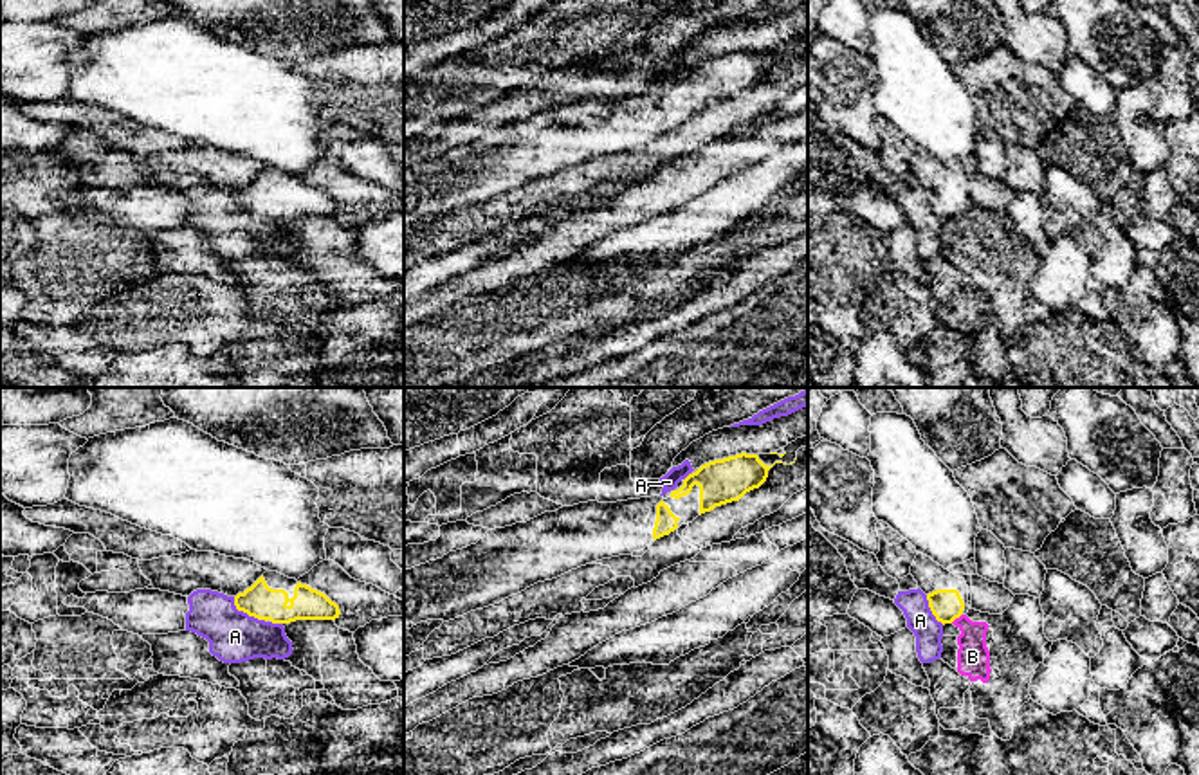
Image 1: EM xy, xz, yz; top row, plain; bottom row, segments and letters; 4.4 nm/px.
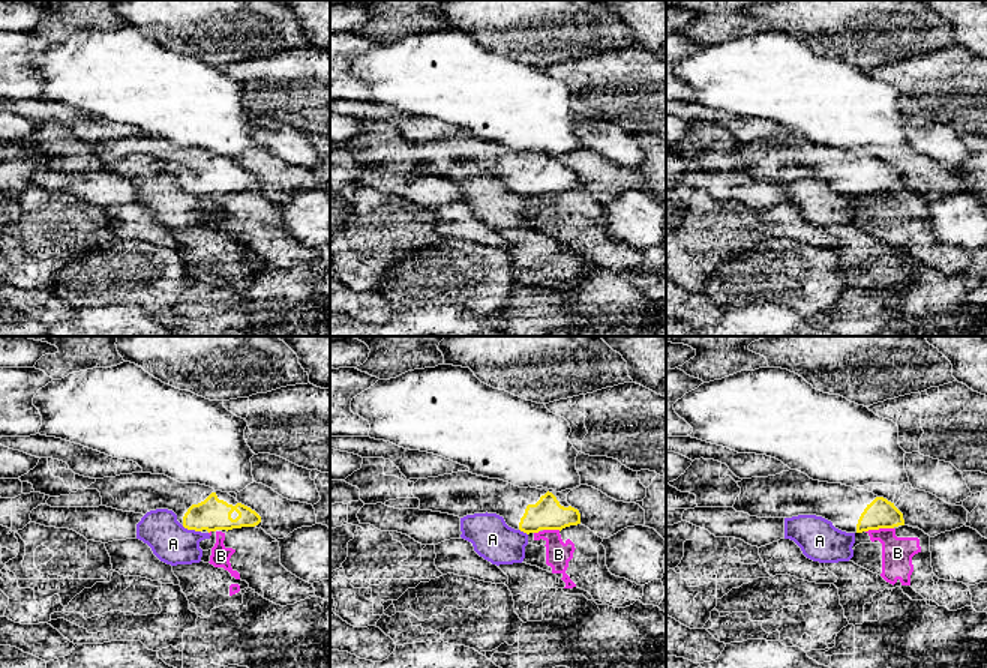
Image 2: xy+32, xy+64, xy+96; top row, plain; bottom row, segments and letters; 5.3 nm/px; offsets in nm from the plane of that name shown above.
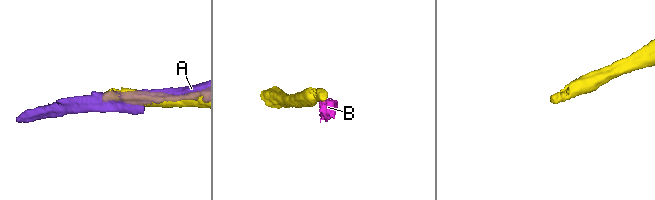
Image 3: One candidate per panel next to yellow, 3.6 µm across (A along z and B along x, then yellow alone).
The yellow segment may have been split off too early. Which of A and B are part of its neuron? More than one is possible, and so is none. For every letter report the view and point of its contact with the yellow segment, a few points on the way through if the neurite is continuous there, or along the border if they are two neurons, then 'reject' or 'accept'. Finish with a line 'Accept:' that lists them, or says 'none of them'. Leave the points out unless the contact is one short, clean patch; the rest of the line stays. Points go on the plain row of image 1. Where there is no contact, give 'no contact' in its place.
A: contact xy (246, 208); reject
B: contact yz (956, 213); border yz (961, 209), (951, 218); reject
Accept: none of them

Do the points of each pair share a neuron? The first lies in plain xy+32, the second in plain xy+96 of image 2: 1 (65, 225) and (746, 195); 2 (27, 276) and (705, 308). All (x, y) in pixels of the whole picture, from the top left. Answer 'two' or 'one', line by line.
1: two
2: two

